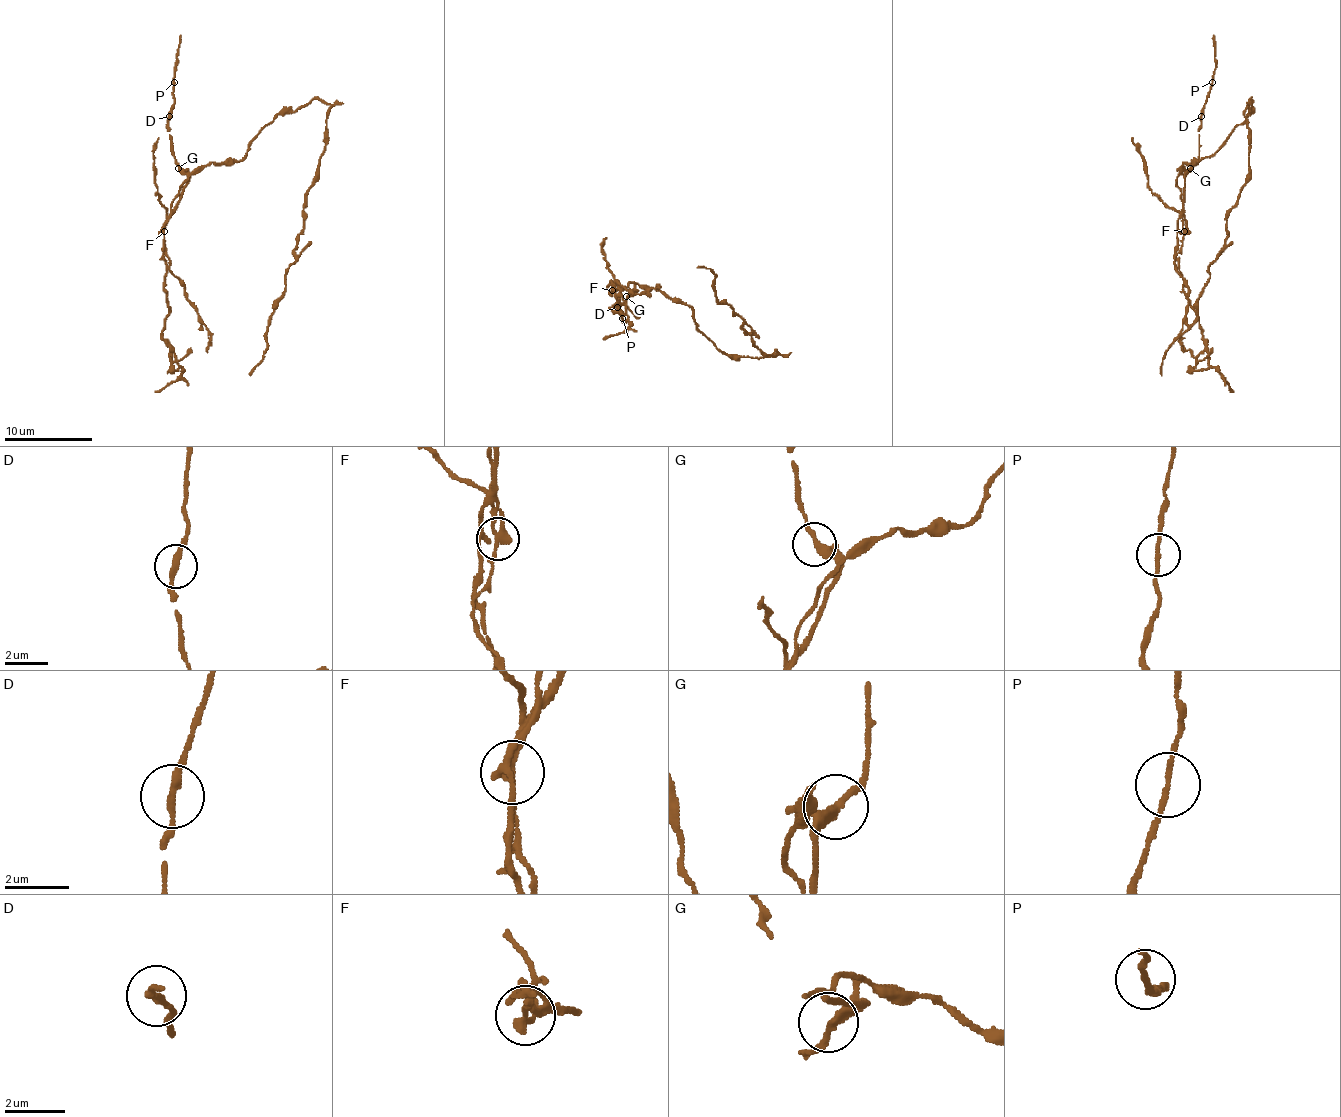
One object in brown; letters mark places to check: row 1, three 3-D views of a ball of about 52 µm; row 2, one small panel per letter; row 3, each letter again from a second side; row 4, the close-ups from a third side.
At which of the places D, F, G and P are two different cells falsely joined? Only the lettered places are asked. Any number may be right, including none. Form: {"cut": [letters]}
{"cut": ["F"]}

